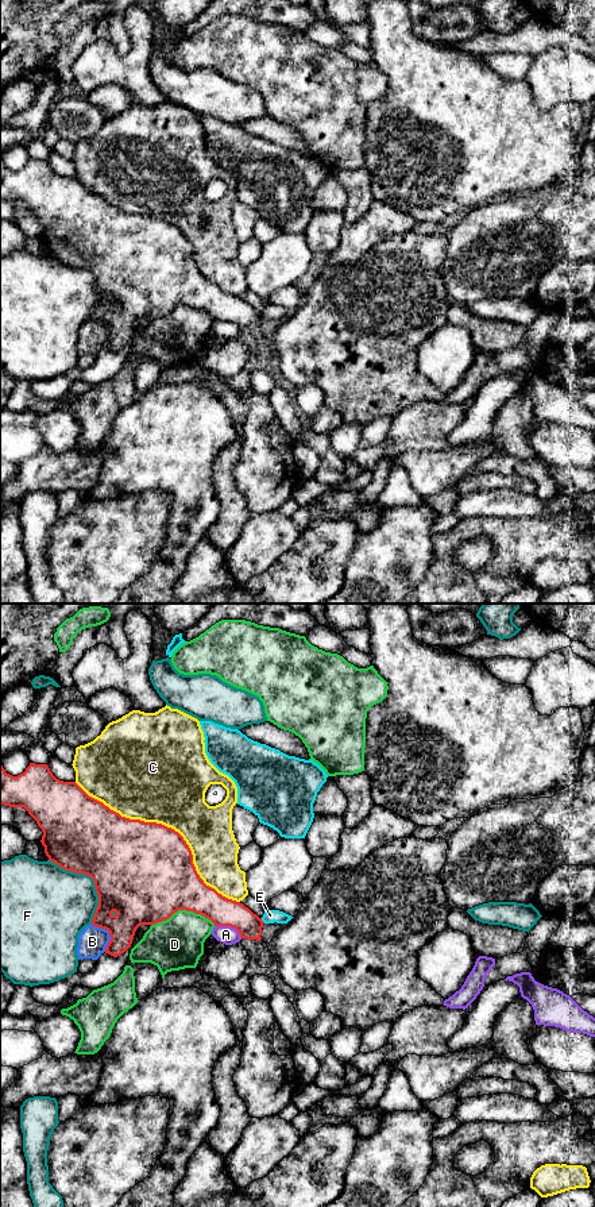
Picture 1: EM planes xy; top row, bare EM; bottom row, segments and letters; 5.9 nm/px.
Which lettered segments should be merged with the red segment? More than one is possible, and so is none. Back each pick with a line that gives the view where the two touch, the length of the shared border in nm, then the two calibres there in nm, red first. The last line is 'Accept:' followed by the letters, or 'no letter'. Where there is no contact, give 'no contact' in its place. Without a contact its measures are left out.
Accept: no letter

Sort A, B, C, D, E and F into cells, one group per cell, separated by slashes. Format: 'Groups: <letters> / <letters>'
Groups: A / B / C / D / E / F

